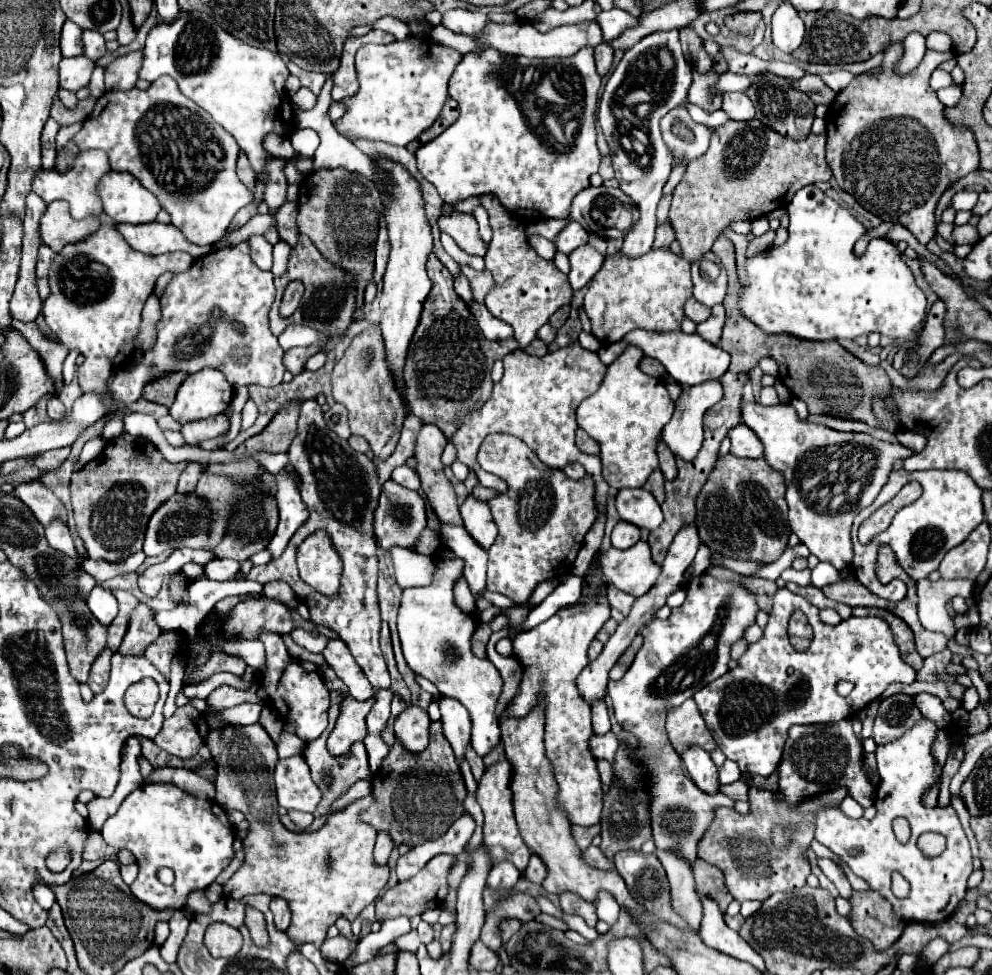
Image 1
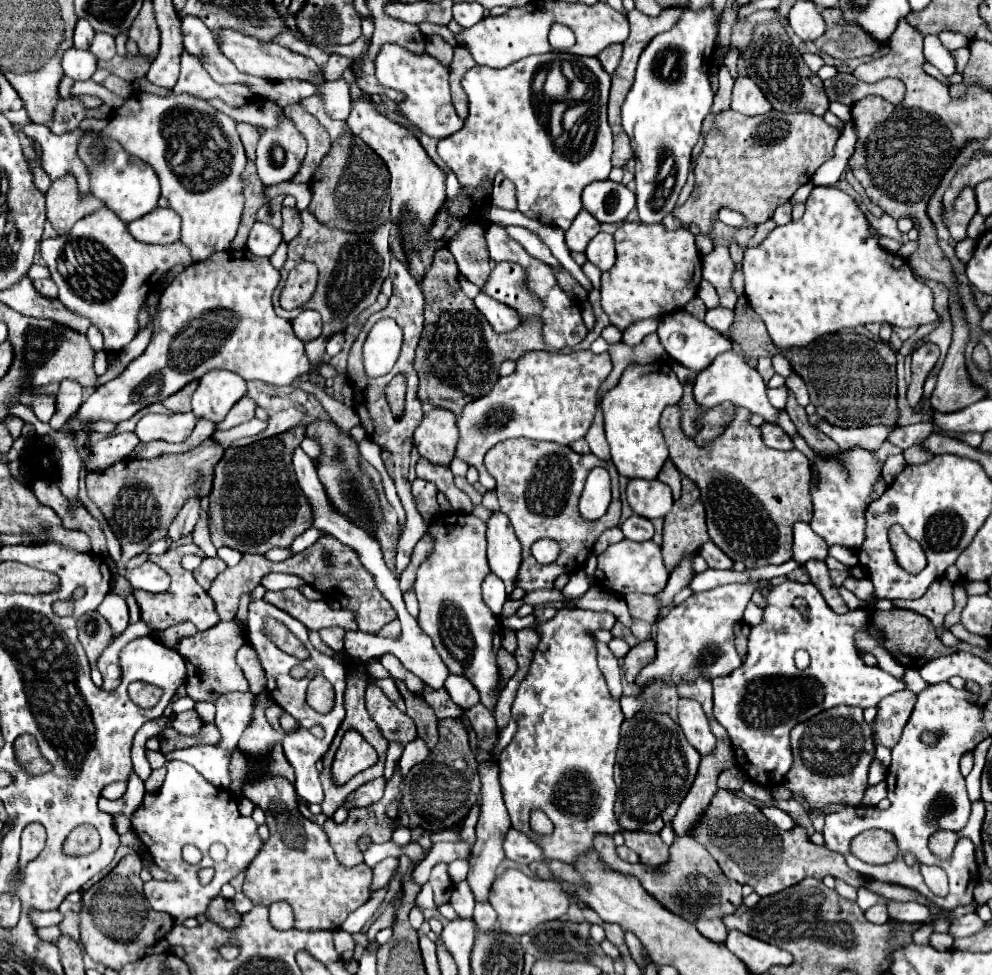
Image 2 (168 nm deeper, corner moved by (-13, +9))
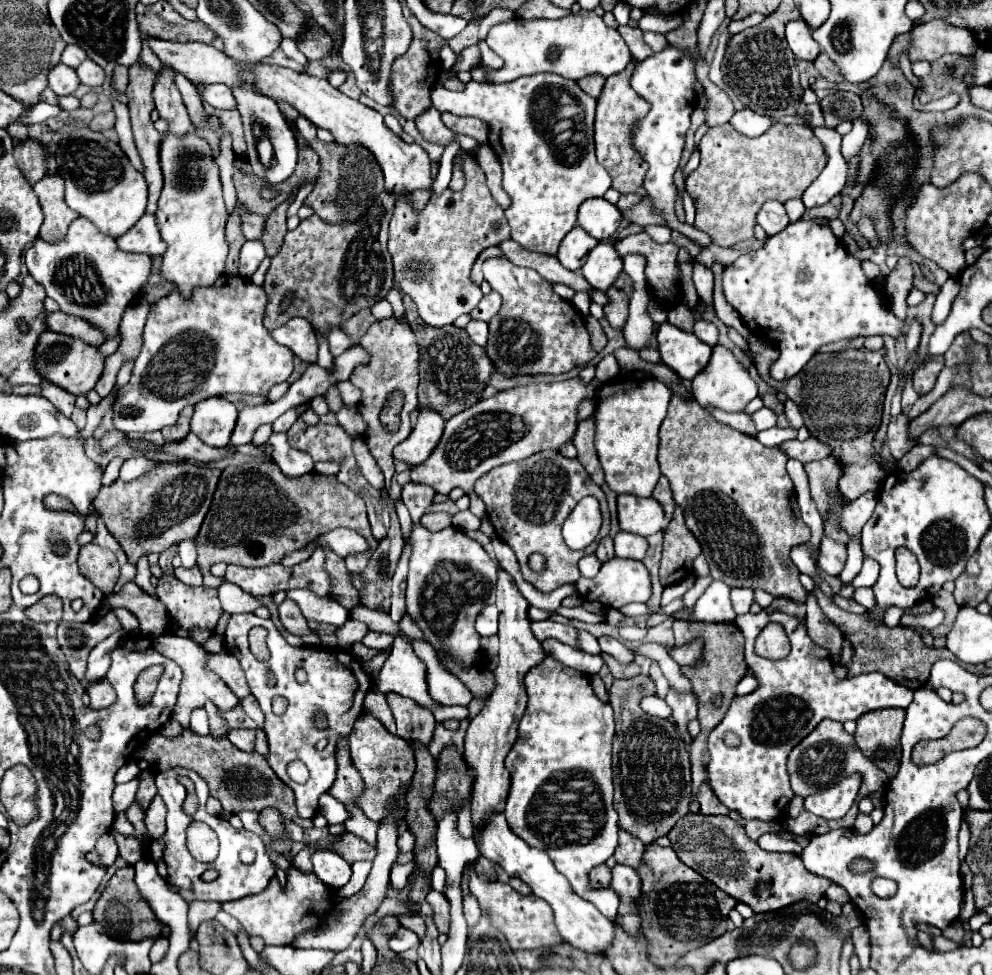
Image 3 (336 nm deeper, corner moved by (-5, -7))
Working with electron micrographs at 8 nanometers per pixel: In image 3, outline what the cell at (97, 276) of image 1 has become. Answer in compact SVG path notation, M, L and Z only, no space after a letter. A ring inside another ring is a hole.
M78 216L70 224L66 236L56 244L36 238L24 258L30 276L44 286L52 300L60 304L62 312L96 324L106 336L118 332L124 310L138 296L150 276L150 258L146 254L120 250L112 236L102 234L84 216Z

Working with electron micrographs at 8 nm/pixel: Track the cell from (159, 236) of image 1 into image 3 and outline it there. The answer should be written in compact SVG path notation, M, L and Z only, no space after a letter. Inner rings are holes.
M144 214L136 222L136 226L132 226L124 236L116 238L116 244L124 252L138 252L148 256L164 254L164 240L160 238L160 232L152 214Z

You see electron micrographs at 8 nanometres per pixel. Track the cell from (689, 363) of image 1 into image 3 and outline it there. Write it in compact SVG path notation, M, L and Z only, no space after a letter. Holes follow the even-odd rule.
M668 322L658 328L658 346L662 362L686 380L692 380L708 364L712 354L712 348L692 332L684 332Z

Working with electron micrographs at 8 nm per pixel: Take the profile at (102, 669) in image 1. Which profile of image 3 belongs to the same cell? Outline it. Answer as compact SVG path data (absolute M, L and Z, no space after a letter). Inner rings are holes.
M100 680L100 684L96 684L96 688L88 688L88 696L90 696L92 710L102 710L116 700L114 688L106 680Z

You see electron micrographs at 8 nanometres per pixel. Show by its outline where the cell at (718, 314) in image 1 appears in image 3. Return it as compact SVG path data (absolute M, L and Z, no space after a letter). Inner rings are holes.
M696 320L692 332L694 332L702 342L706 342L708 346L716 346L716 342L718 342L718 328L716 328L714 322Z

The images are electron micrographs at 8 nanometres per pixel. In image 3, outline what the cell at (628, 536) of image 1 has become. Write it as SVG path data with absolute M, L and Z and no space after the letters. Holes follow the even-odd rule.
M618 532L614 536L614 546L616 546L618 558L632 558L632 560L642 560L648 550L646 538L638 534L628 534L628 532Z

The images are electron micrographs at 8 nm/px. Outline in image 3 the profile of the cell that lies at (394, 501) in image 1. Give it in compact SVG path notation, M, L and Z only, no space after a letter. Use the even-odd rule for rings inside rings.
M408 482L402 486L402 502L406 504L406 508L410 510L412 522L420 522L420 518L424 516L426 508L432 504L434 498L434 490L428 488L426 484L416 484L416 482Z

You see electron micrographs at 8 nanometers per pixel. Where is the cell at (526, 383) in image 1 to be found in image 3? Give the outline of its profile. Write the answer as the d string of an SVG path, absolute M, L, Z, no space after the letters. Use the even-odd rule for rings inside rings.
M572 378L554 384L520 386L498 392L488 400L480 400L472 408L452 416L446 422L440 444L434 448L428 460L411 468L410 479L418 484L428 484L440 494L448 494L452 488L460 486L470 496L474 514L482 518L486 508L484 502L472 492L474 482L496 466L524 460L544 448L558 450L564 442L572 440L578 426L576 408L584 398L596 398L598 388L598 380L584 386L580 378Z

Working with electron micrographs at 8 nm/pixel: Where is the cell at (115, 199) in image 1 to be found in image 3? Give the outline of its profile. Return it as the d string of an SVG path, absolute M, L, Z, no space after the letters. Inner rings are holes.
M78 128L70 136L62 138L56 152L58 174L66 182L66 204L86 216L96 228L112 238L128 232L146 210L148 186L144 176L130 164L122 148L108 140L102 132L90 128Z

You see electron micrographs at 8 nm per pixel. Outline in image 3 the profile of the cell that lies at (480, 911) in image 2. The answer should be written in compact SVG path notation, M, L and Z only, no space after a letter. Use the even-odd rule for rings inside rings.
M468 894L468 896L464 896L464 916L466 916L466 920L468 920L468 926L470 924L476 924L476 920L480 920L480 906L478 906L478 900L476 900L476 896L472 896L472 894Z

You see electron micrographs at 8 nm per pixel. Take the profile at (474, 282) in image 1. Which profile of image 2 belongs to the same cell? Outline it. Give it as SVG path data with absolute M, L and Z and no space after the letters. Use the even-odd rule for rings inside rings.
M466 224L460 228L456 238L448 244L448 250L452 250L456 264L464 276L468 276L470 282L474 282L478 288L488 282L490 276L490 256L488 248L484 244L484 228L482 224ZM466 240L470 240L466 244Z

